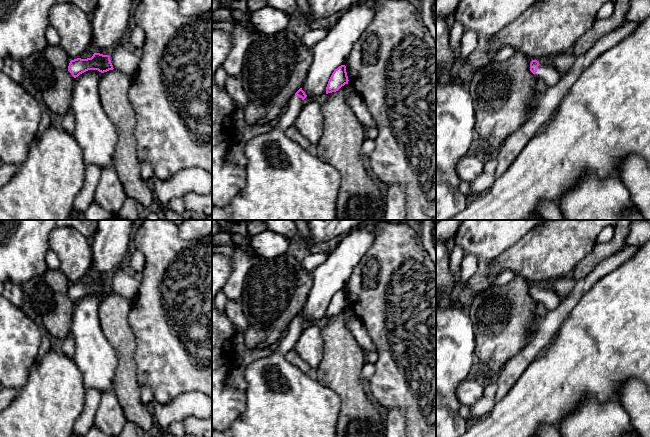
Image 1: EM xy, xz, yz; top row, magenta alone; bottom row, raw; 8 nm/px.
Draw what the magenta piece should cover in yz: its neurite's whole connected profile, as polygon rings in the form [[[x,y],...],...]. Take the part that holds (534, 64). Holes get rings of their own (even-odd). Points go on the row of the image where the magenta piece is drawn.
[[[537,60],[530,63],[530,71],[546,85],[553,86],[561,80],[560,72],[550,64],[540,64]]]

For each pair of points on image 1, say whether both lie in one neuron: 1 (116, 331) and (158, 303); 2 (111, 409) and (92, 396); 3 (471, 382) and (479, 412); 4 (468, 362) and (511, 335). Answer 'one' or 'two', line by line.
1: two
2: two
3: two
4: two

